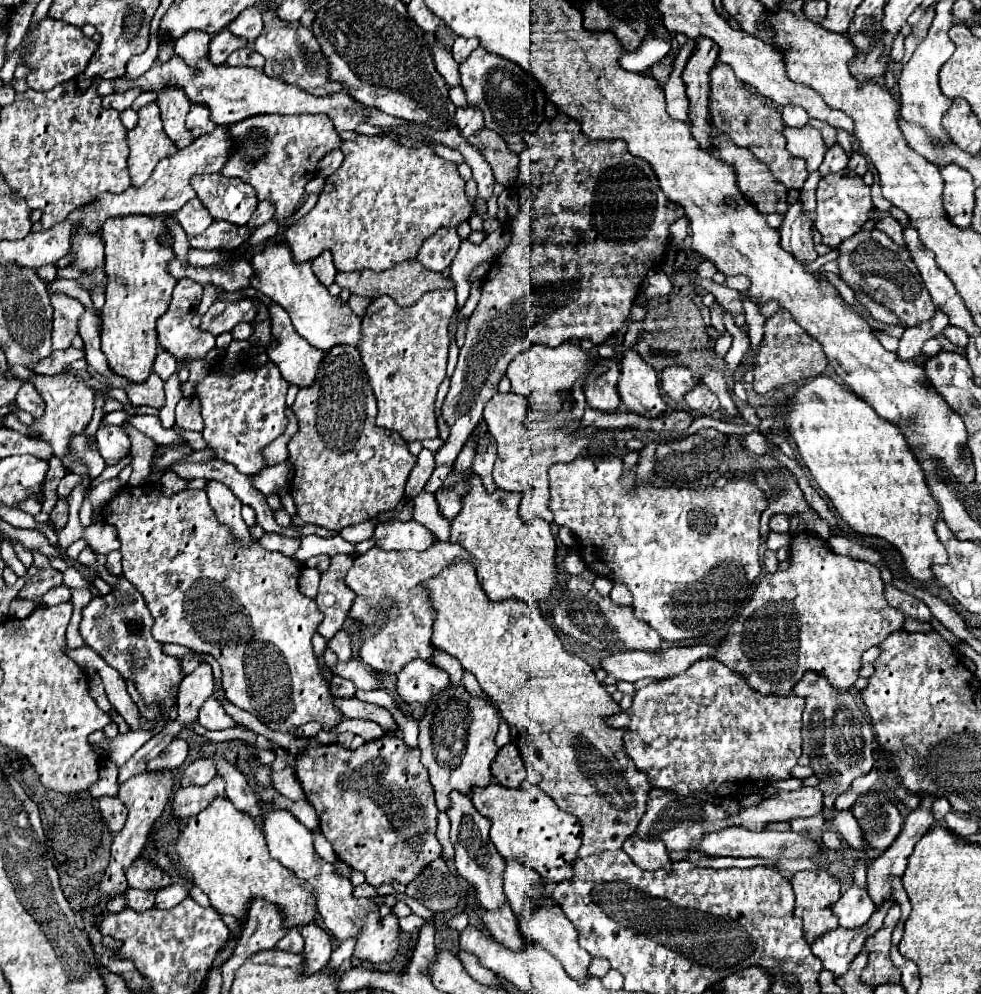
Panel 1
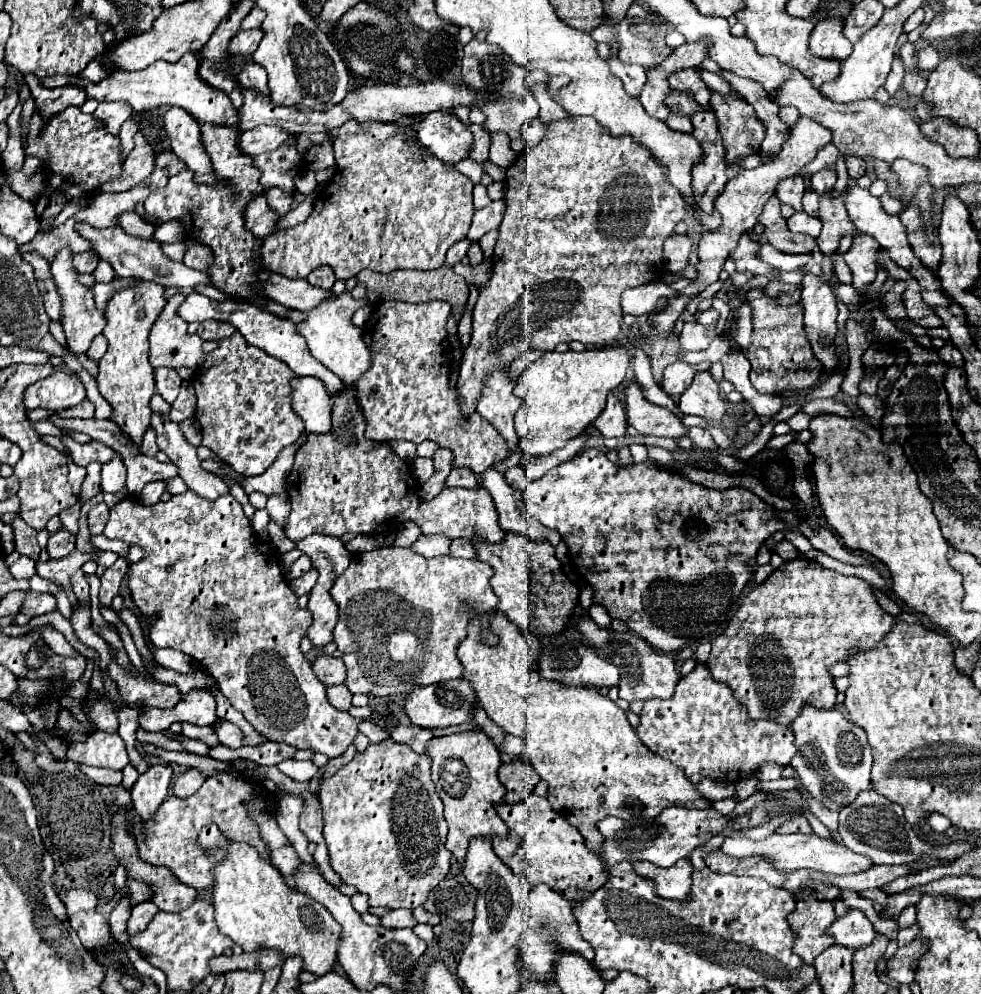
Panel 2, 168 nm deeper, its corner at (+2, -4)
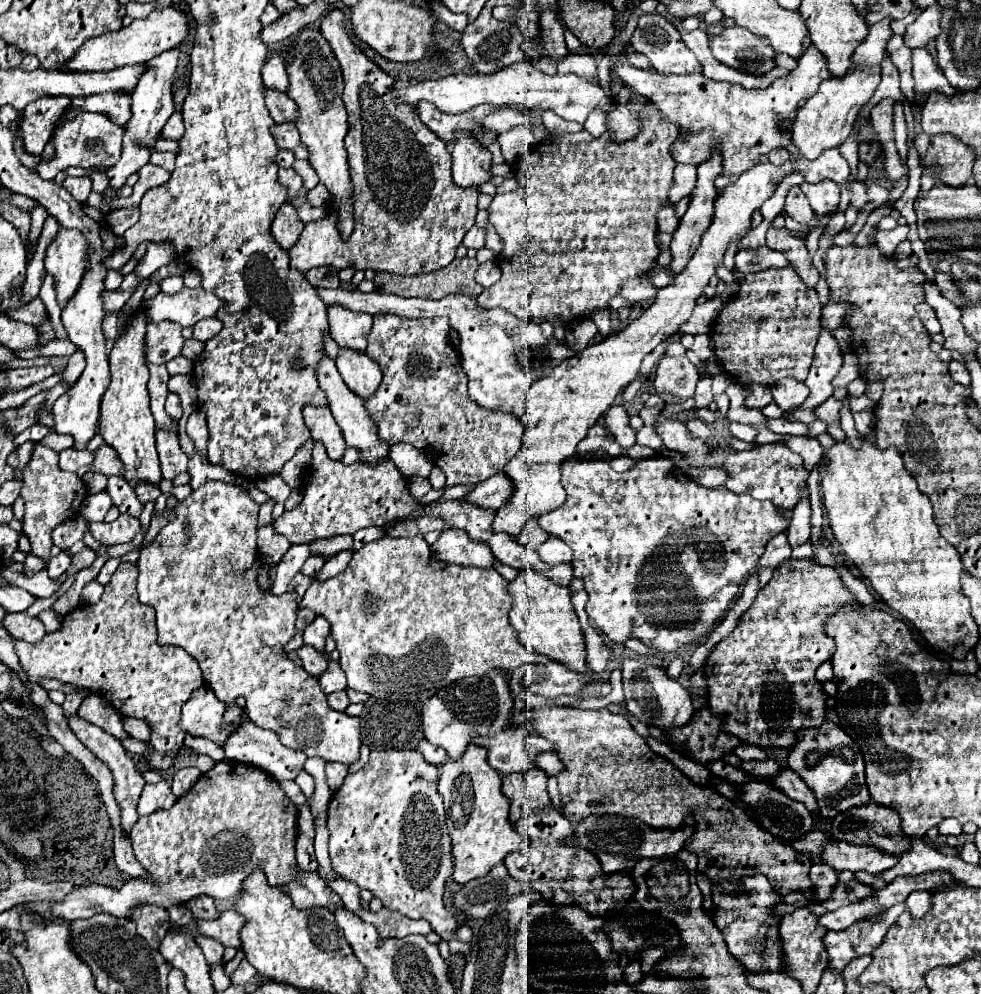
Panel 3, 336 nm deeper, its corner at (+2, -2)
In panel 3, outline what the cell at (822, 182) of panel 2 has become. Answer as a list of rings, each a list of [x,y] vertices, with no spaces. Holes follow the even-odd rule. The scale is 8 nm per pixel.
[[[824,179],[820,183],[802,183],[800,189],[808,197],[808,201],[818,217],[834,211],[840,203],[840,189],[834,181]]]

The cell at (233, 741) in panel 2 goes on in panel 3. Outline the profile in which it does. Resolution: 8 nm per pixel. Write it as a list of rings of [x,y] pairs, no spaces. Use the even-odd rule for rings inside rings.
[[[244,721],[226,739],[226,743],[224,743],[224,761],[230,761],[230,763],[246,763],[246,765],[258,767],[264,773],[268,773],[270,777],[282,781],[282,779],[294,779],[296,777],[296,773],[304,767],[306,755],[300,753],[300,751],[294,751],[294,749],[284,747],[274,731],[260,729],[260,727],[252,725],[250,721]]]

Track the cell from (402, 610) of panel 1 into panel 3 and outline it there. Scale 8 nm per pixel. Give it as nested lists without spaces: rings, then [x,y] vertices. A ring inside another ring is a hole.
[[[382,537],[362,545],[354,551],[346,571],[322,583],[314,579],[300,601],[300,607],[312,609],[332,625],[348,689],[388,701],[414,703],[424,703],[440,687],[456,679],[484,675],[492,667],[504,667],[512,673],[520,663],[526,663],[532,651],[520,643],[508,623],[510,605],[512,597],[506,593],[506,579],[498,571],[442,563],[430,555],[428,543],[422,537]]]

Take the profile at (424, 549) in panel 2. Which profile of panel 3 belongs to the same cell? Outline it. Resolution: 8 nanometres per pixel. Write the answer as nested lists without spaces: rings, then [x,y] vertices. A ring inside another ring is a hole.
[[[446,529],[440,533],[438,541],[430,547],[432,557],[444,563],[460,563],[460,565],[476,565],[476,567],[492,567],[494,555],[492,551],[478,541],[472,541],[460,529]]]

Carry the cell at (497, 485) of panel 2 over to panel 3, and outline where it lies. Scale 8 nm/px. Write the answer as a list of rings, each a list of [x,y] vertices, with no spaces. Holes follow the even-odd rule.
[[[528,521],[528,523],[524,525],[524,531],[520,531],[520,535],[518,535],[518,541],[520,541],[524,547],[536,551],[536,547],[546,541],[546,537],[548,537],[548,533],[546,533],[544,529],[540,529],[536,521]]]

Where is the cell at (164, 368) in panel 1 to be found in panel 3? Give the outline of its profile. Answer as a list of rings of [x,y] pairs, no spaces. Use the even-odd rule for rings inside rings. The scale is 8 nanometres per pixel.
[[[168,393],[166,397],[166,413],[174,417],[176,421],[182,417],[182,407],[180,407],[180,397],[176,393]]]

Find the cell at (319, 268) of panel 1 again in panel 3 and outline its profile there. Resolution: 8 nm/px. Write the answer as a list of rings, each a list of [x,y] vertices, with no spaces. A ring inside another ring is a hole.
[[[314,267],[306,273],[306,279],[310,281],[312,287],[330,287],[330,289],[340,287],[338,271],[334,267]]]

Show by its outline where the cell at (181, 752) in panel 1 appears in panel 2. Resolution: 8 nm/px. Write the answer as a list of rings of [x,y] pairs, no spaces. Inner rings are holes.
[[[154,765],[148,769],[148,773],[140,775],[136,785],[132,787],[132,803],[136,813],[148,821],[158,805],[168,797],[172,769],[166,765]]]

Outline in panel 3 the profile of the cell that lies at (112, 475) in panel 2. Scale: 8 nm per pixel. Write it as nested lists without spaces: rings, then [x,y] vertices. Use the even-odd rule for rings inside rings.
[[[108,477],[106,493],[112,497],[112,503],[120,509],[120,513],[128,513],[138,517],[142,511],[142,503],[138,501],[132,485],[124,477]]]

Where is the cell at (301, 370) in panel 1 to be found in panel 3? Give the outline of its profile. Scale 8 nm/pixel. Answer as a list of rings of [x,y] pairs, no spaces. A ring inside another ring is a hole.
[[[304,405],[304,421],[306,427],[312,433],[314,441],[322,441],[326,447],[326,453],[330,459],[342,459],[346,443],[342,437],[340,427],[336,425],[336,421],[332,419],[332,413],[328,407],[320,407],[320,405]]]

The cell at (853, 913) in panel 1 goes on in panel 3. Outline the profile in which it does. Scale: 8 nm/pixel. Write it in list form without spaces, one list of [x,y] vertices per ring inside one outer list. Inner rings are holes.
[[[904,903],[890,907],[876,919],[860,919],[852,927],[844,931],[828,931],[824,937],[824,945],[830,955],[830,967],[844,969],[846,963],[860,955],[872,953],[876,947],[880,947],[888,927],[898,919],[898,915],[904,911]]]

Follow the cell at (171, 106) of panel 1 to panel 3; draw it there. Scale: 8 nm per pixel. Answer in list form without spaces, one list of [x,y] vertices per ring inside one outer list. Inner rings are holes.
[[[284,203],[280,207],[280,211],[276,211],[276,215],[274,215],[270,231],[272,231],[272,237],[278,241],[278,245],[282,249],[288,249],[288,247],[292,247],[292,243],[296,243],[302,227],[304,227],[304,223],[298,219],[296,209],[290,203]]]

